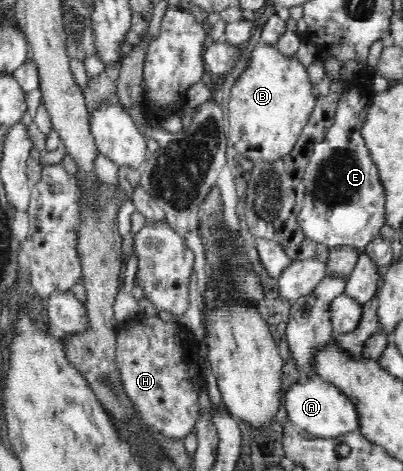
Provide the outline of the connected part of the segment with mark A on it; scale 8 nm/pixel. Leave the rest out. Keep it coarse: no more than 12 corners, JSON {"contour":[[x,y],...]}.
{"contour":[[319,375],[285,393],[291,426],[338,439],[360,427],[354,402]]}

